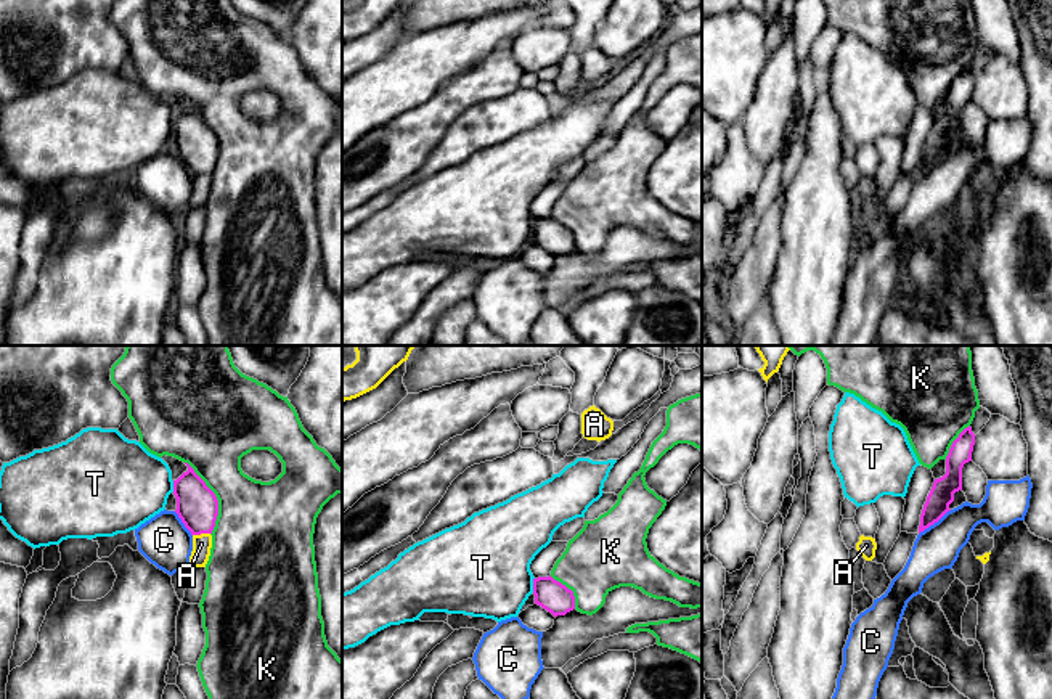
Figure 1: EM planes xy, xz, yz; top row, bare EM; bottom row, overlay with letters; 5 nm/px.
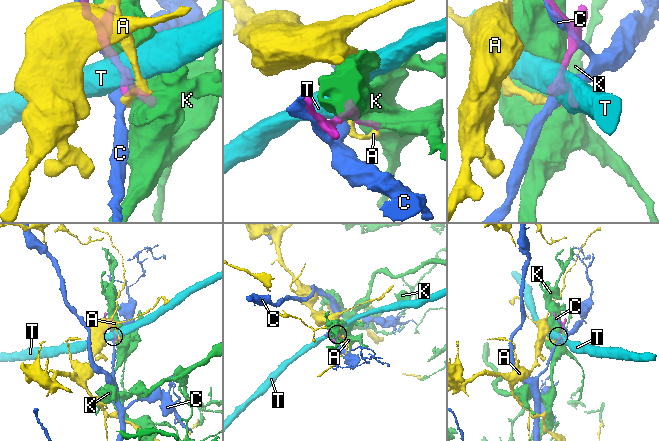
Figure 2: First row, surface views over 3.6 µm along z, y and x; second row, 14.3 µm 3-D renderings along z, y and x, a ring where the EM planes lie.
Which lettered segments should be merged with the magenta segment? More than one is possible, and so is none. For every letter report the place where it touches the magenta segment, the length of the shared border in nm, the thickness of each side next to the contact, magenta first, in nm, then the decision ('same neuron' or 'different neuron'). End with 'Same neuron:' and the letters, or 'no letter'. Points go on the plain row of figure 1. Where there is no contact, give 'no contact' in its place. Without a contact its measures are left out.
A: xy (201, 172) | 90 nm | 200/100 nm | different neuron
C: yz (935, 161) | 200 nm | 120/220 nm | different neuron
K: xy (216, 138) | 400 nm | 200/420 nm | different neuron
T: xz (534, 225) | 80 nm | 160/440 nm | different neuron
Same neuron: no letter

